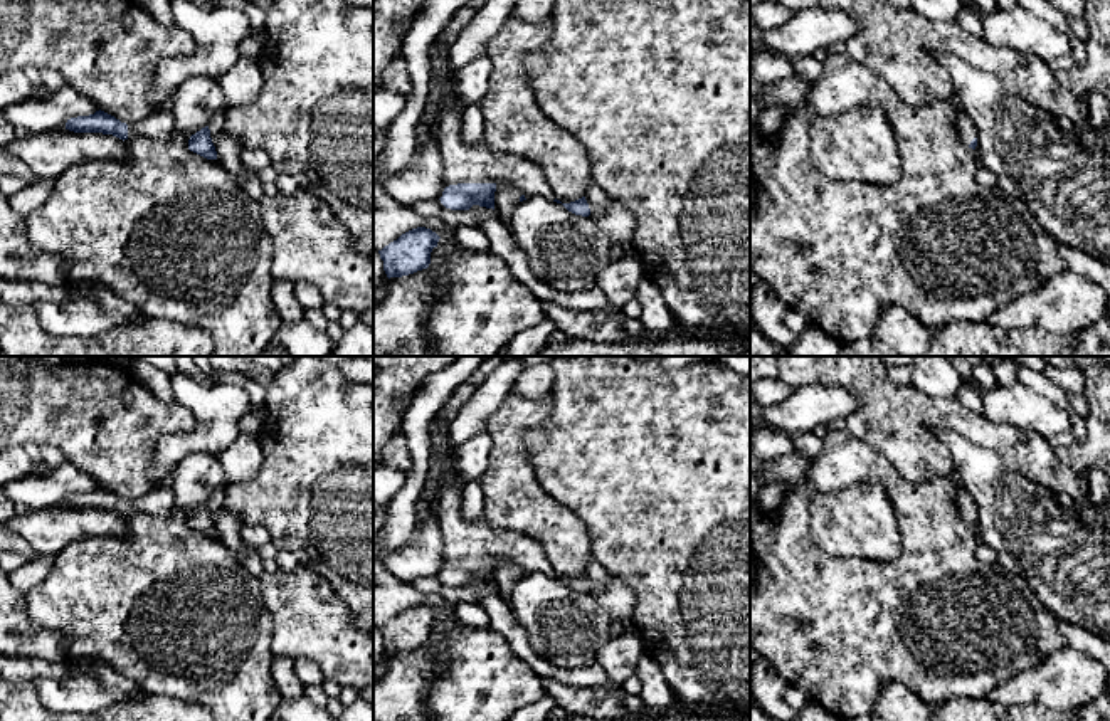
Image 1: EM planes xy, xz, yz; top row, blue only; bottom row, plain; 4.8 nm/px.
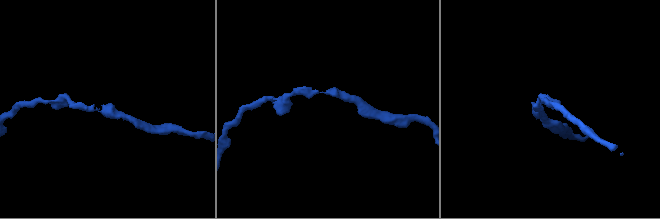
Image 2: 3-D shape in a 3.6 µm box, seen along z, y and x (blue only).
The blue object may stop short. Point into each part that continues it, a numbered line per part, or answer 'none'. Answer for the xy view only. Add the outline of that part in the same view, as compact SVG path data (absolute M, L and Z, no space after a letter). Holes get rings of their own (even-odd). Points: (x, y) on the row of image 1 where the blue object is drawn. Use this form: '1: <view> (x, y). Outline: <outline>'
1: xy (158, 125). Outline: M151 111L145 119L128 124L128 138L170 139L175 129L175 119L170 111Z

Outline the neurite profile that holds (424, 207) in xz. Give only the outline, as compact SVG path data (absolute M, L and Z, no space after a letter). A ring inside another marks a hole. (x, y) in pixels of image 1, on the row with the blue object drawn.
M420 200L409 208L420 217L437 217L451 230L457 225L481 227L478 217L471 210L451 210L446 208L441 200Z

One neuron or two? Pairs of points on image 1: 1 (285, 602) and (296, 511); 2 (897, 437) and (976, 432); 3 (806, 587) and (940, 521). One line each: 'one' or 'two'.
1: two
2: one
3: one

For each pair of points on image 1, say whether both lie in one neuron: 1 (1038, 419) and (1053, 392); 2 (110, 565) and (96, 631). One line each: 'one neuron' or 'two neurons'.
1: two neurons
2: one neuron

